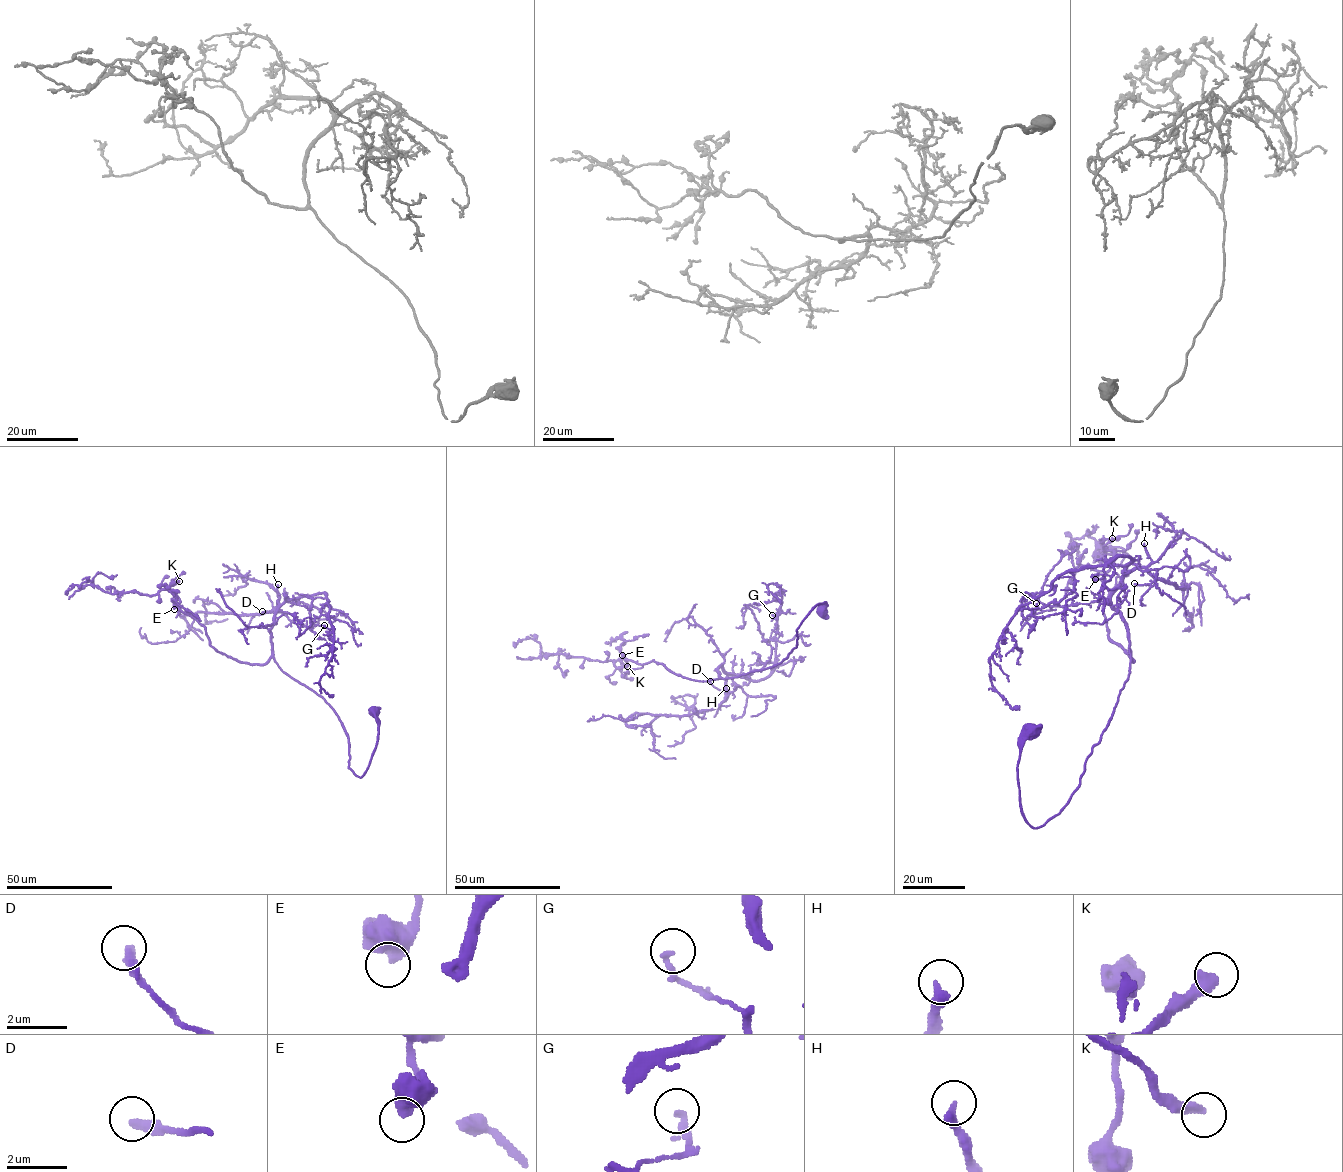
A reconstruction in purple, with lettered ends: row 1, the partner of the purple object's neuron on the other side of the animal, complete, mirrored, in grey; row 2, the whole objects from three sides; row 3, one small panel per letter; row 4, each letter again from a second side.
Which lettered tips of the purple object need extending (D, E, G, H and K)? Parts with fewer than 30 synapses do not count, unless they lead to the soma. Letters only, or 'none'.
K

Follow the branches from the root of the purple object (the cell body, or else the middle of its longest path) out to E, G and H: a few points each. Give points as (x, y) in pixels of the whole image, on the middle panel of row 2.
E: (821, 611), (825, 602), (801, 623), (797, 646), (780, 663), (736, 677), (696, 681), (622, 655)
G: (821, 611), (825, 602), (780, 663), (721, 677), (721, 665), (753, 680), (770, 674), (782, 603), (772, 615)
H: (821, 611), (825, 602), (801, 623), (797, 646), (780, 663), (725, 678), (721, 665), (726, 688)

